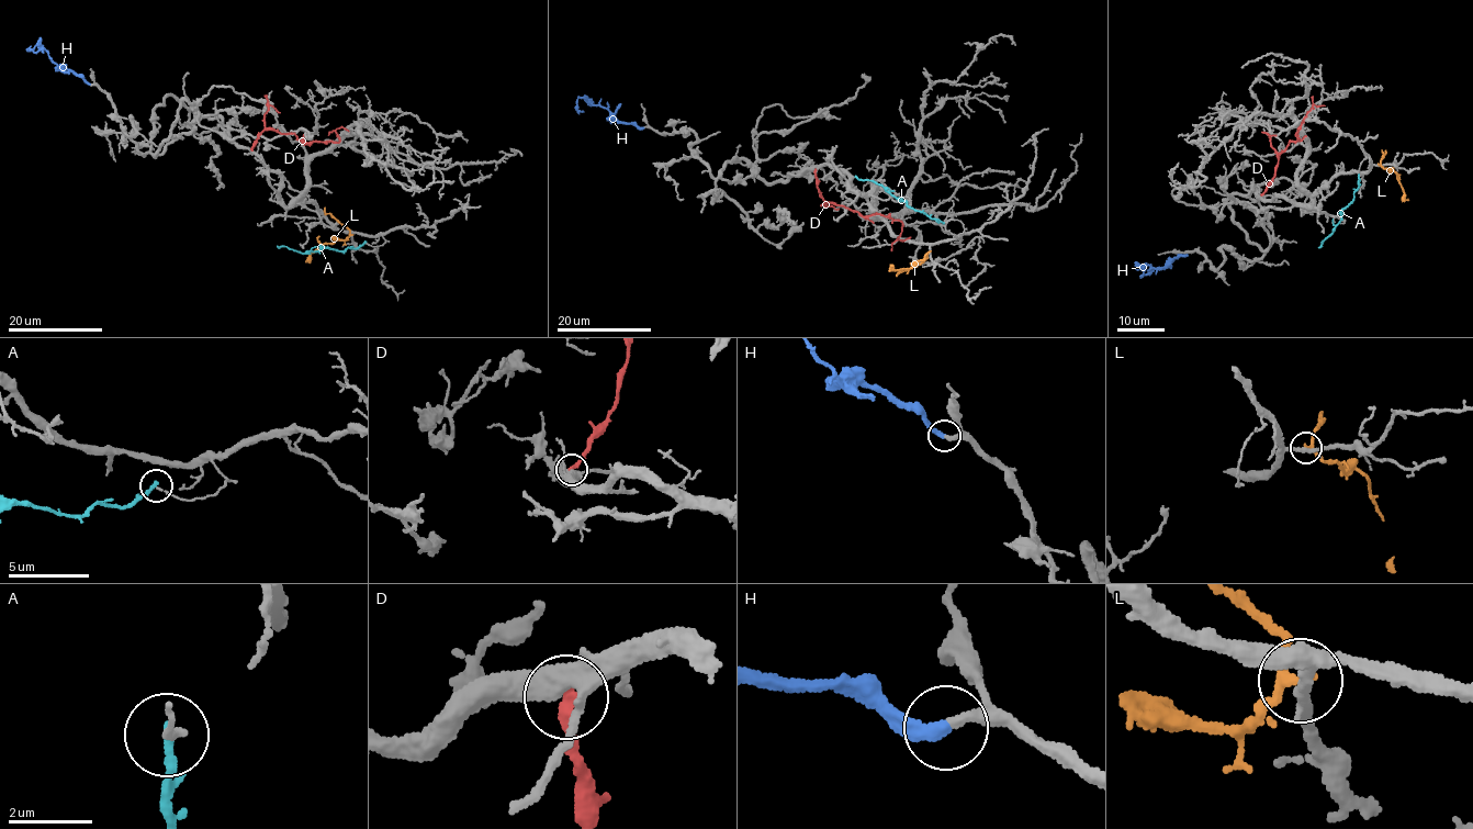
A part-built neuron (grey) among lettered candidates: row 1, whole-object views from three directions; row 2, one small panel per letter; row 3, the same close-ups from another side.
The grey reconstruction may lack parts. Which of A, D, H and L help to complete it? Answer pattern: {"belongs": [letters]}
{"belongs": ["H"]}

